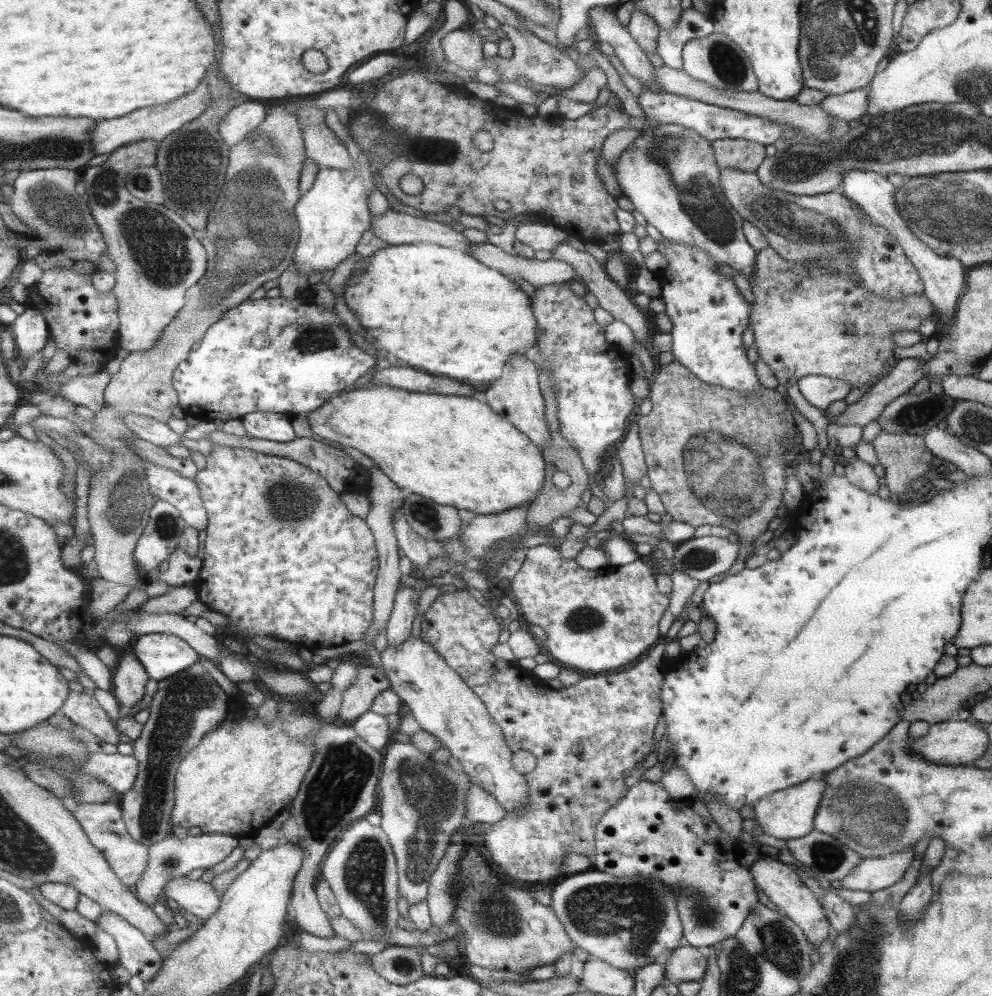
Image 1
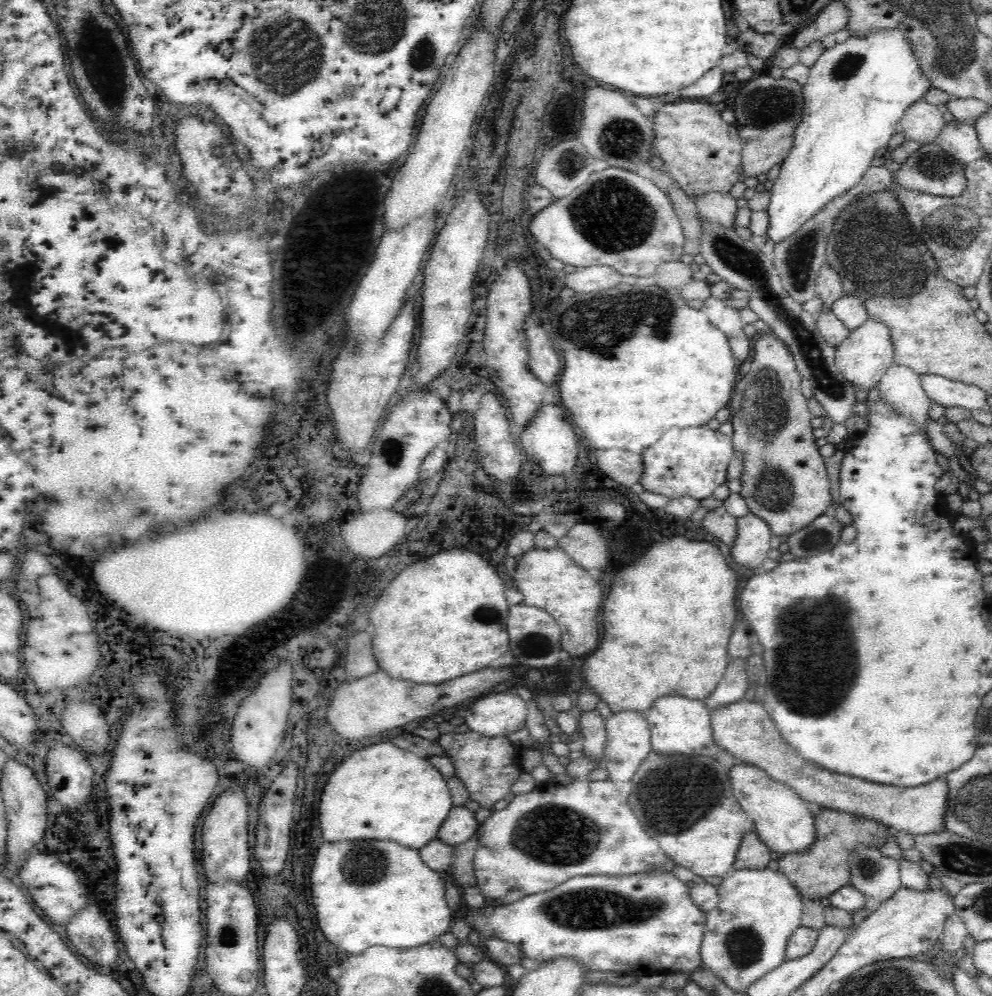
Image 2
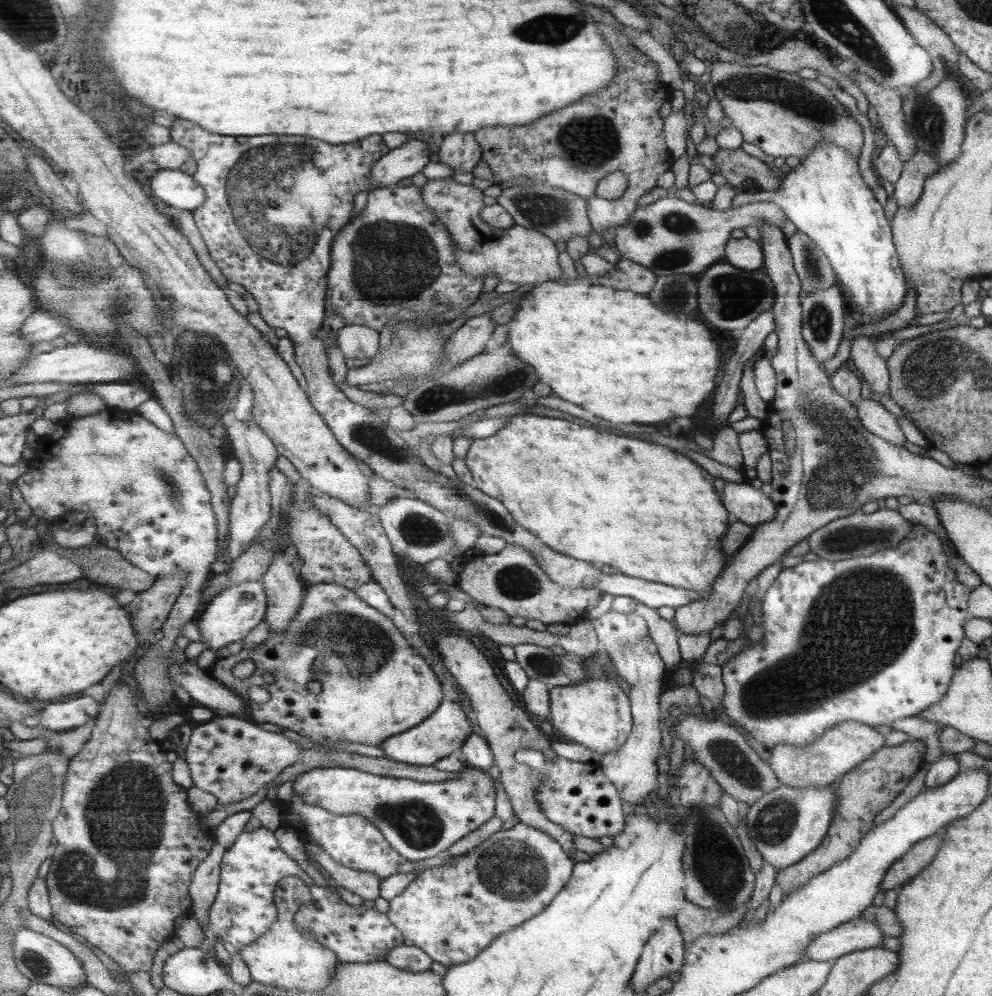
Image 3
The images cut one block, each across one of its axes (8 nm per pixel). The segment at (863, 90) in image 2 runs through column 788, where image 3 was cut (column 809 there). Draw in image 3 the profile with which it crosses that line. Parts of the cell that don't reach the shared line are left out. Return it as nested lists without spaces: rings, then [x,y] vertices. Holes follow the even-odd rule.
[[[819,141],[818,143],[814,144],[812,151],[809,151],[804,157],[800,158],[797,167],[792,168],[790,172],[784,174],[783,178],[780,179],[778,189],[775,189],[774,191],[766,191],[760,189],[758,192],[747,193],[739,190],[732,198],[730,207],[737,208],[743,204],[759,202],[760,200],[776,204],[783,211],[785,218],[790,220],[795,225],[796,230],[800,230],[804,235],[810,236],[811,240],[814,240],[815,244],[818,244],[820,251],[823,252],[823,254],[827,257],[827,260],[830,262],[830,265],[832,266],[832,271],[835,273],[837,284],[842,287],[843,290],[847,292],[847,294],[849,294],[849,302],[851,302],[853,307],[857,308],[861,313],[862,324],[869,322],[879,322],[879,320],[895,313],[897,308],[902,303],[907,288],[905,279],[903,278],[903,273],[900,269],[899,257],[897,256],[895,245],[893,244],[893,235],[890,231],[890,222],[888,222],[887,218],[885,218],[883,207],[881,207],[881,204],[877,202],[871,189],[869,189],[867,185],[865,185],[865,182],[863,182],[861,179],[856,158],[848,150],[837,147],[836,144],[833,144],[832,142]]]

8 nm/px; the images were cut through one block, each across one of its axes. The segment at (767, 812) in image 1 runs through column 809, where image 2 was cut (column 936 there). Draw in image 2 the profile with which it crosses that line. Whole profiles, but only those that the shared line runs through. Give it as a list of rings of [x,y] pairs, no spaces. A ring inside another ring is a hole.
[[[738,700],[734,704],[712,710],[711,727],[714,740],[727,750],[737,762],[750,763],[765,770],[774,780],[785,784],[802,799],[816,802],[820,807],[846,811],[862,817],[876,819],[896,832],[928,834],[944,831],[941,818],[947,801],[944,778],[913,787],[892,786],[840,775],[815,766],[802,758],[780,734],[761,700]]]

